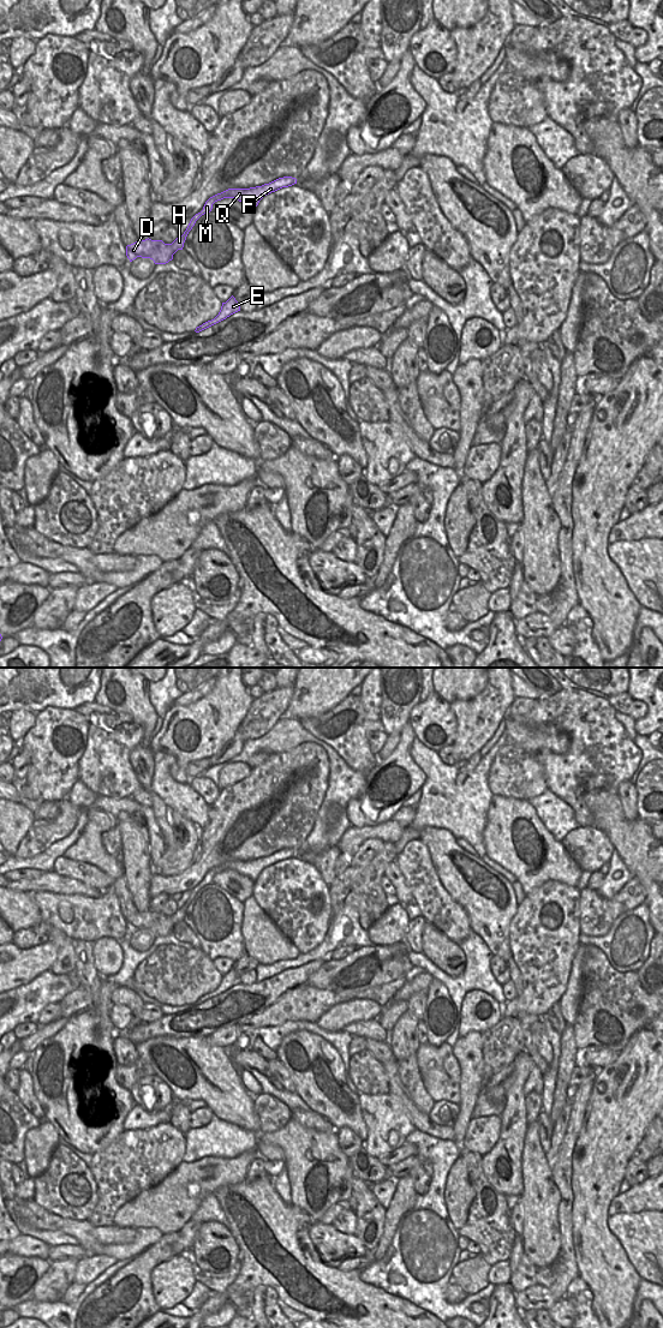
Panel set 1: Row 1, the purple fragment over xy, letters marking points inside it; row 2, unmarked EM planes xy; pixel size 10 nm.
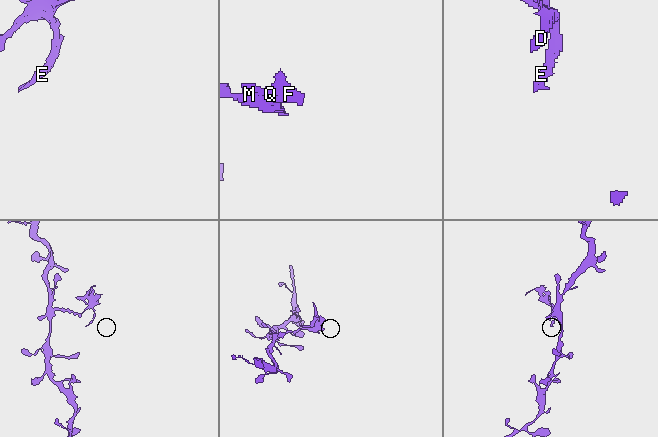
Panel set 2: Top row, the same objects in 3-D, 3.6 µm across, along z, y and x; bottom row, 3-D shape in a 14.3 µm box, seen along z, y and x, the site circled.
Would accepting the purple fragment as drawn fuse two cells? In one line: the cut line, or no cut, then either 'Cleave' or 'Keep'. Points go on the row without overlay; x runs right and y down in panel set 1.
Split along xy (168, 916), (175, 923). Cleave

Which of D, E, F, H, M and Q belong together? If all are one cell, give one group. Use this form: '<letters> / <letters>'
D / E F H M Q

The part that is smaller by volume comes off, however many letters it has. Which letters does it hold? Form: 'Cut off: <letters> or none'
Cut off: E, F, H, M, Q

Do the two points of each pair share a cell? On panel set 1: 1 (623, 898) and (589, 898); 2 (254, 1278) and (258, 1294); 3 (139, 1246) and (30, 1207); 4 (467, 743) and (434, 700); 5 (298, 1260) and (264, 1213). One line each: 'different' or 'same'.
1: same
2: different
3: same
4: different
5: same

